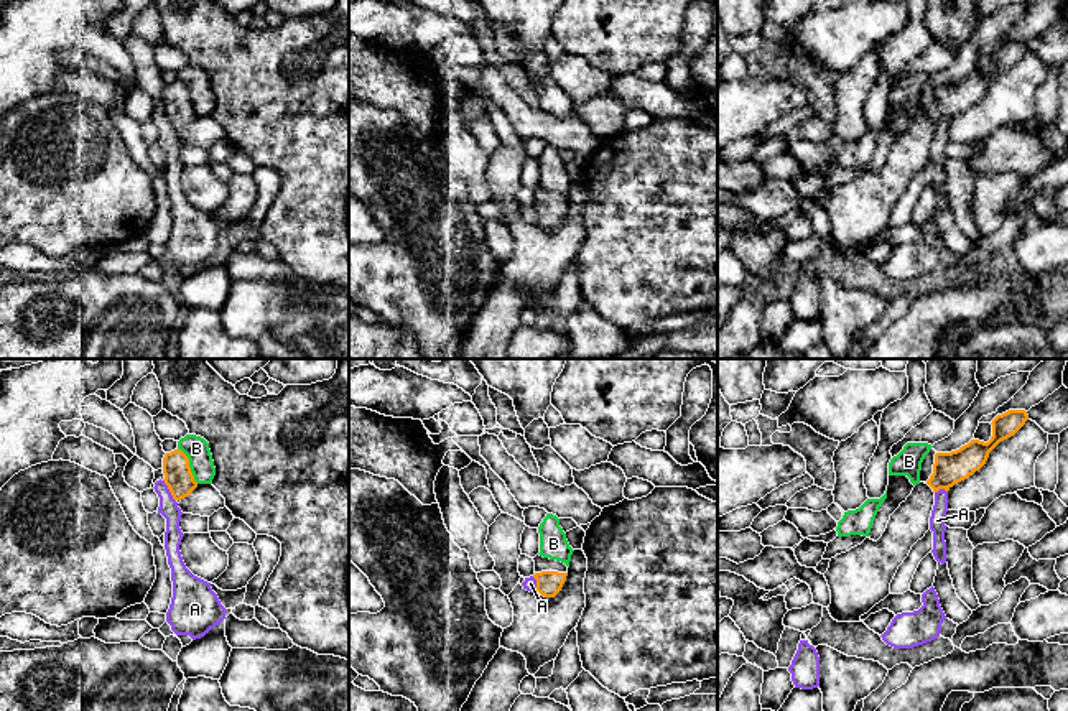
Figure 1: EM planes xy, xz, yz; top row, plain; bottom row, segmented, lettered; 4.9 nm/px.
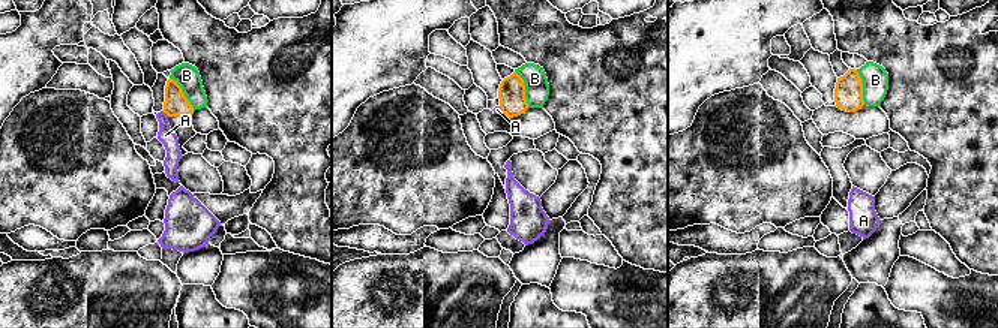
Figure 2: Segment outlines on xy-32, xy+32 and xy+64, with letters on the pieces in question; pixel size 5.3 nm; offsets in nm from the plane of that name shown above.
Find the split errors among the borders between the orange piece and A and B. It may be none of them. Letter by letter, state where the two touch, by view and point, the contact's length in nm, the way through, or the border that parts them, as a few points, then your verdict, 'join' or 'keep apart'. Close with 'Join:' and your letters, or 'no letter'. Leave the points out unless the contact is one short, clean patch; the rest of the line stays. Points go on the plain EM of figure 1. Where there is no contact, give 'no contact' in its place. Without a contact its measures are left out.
A: xy (170, 122) | 130 nm | along xy (163, 111), (175, 132) | keep apart
B: xy (188, 97) | 200 nm | keep apart
Join: no letter

